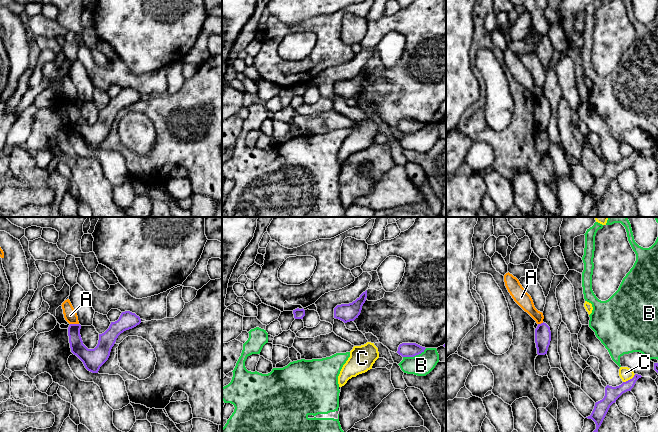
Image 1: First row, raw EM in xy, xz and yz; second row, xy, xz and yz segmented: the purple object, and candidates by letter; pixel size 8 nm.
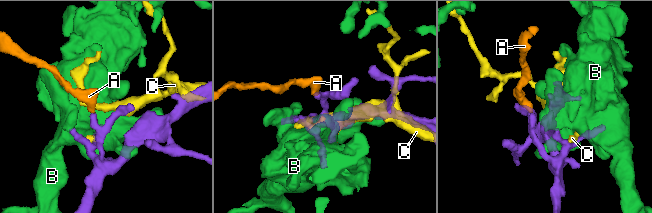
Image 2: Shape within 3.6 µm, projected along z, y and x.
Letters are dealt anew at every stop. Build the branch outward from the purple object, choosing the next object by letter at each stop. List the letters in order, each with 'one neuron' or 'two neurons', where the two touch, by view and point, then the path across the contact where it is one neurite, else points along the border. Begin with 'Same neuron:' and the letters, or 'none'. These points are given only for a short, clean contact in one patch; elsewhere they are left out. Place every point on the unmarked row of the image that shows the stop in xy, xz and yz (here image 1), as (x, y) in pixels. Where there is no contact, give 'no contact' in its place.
Same neuron: none
A: two neurons | xy (74, 100) | along xy (70, 99), (78, 100)
B: two neurons | xz (414, 131)
C: two neurons | yz (630, 155)

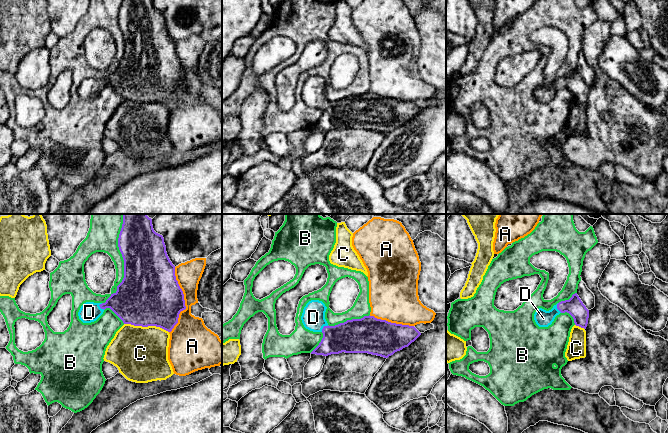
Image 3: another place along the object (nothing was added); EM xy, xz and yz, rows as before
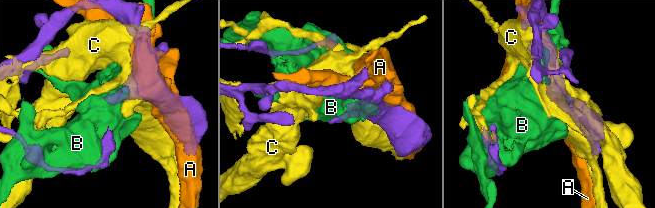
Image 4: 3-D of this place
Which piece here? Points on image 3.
Same neuron: D
A: two neurons | xy (184, 76)
B: two neurons | xy (124, 40)
C: two neurons | xy (146, 102)
D: one neuron | xy (100, 83) | across xy (130, 79), (109, 79), (100, 83), (89, 88)

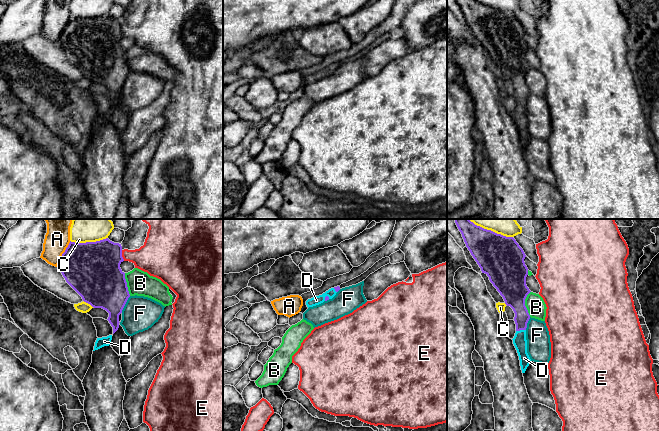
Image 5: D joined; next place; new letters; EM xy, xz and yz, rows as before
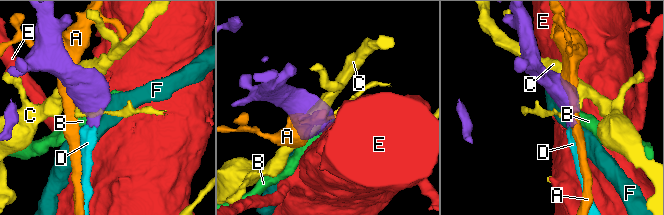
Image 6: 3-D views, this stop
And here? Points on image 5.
Same neuron: D
A: two neurons | xy (62, 30)
B: two neurons | yz (524, 80)
C: two neurons | xy (88, 18)
D: one neuron | yz (520, 105) | across yz (515, 75), (520, 86), (520, 105), (519, 116)
E: two neurons | xy (121, 31) | along xy (121, 26), (121, 32), (124, 36)
F: two neurons | xy (125, 79)

